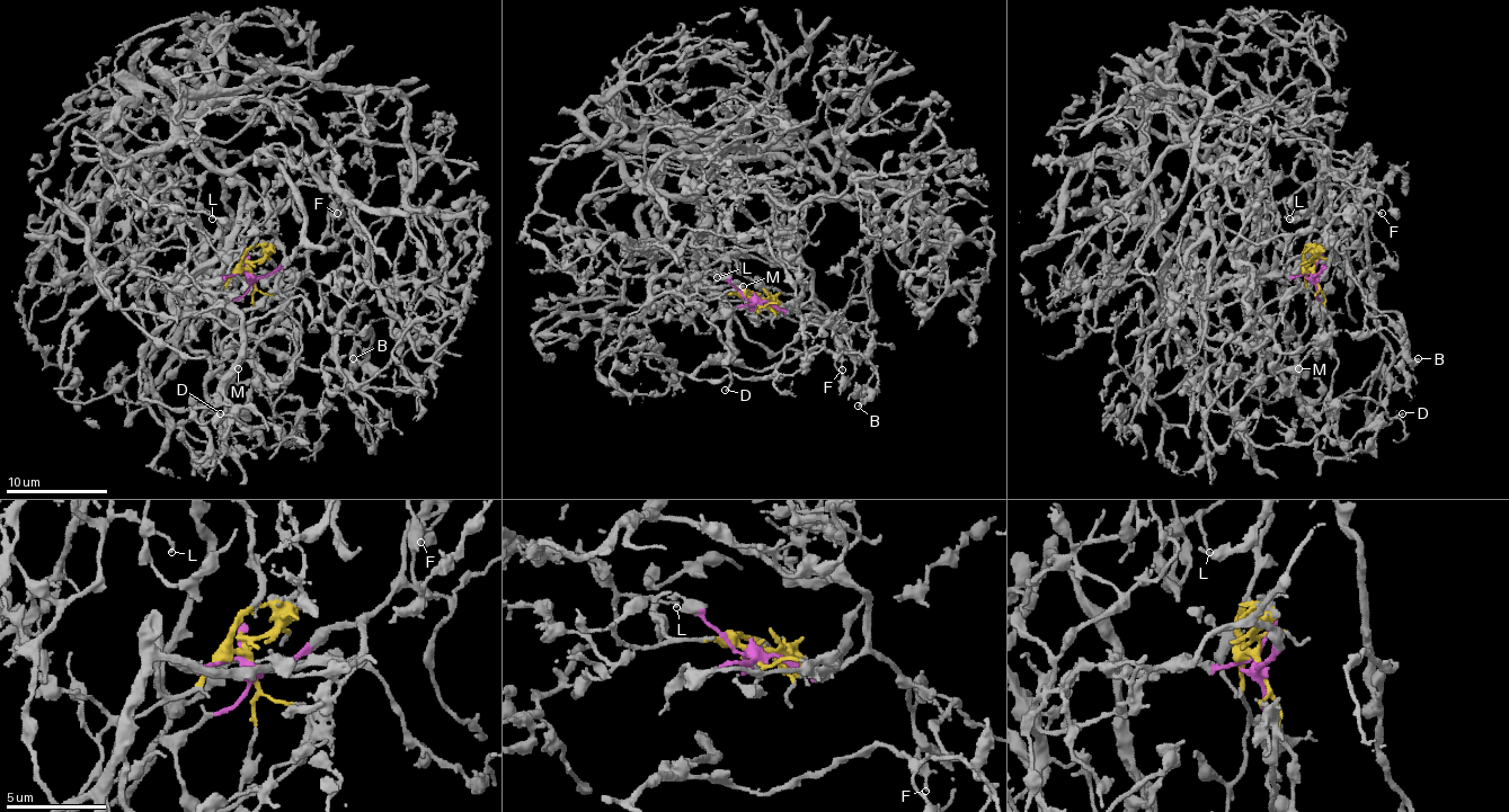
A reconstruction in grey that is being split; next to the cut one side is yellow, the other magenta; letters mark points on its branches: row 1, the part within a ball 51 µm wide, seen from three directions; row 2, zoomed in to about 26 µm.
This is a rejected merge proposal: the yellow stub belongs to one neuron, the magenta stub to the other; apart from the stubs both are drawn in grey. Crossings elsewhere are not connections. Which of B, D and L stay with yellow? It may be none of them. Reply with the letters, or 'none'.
B

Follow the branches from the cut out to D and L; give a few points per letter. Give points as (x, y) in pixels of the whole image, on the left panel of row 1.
D: (251, 273), (307, 257), (299, 275), (203, 273), (178, 353), (145, 393), (198, 456), (223, 452), (221, 413)
L: (251, 273), (307, 257), (299, 275), (203, 273), (191, 318), (150, 340), (142, 262), (183, 202), (211, 219)

